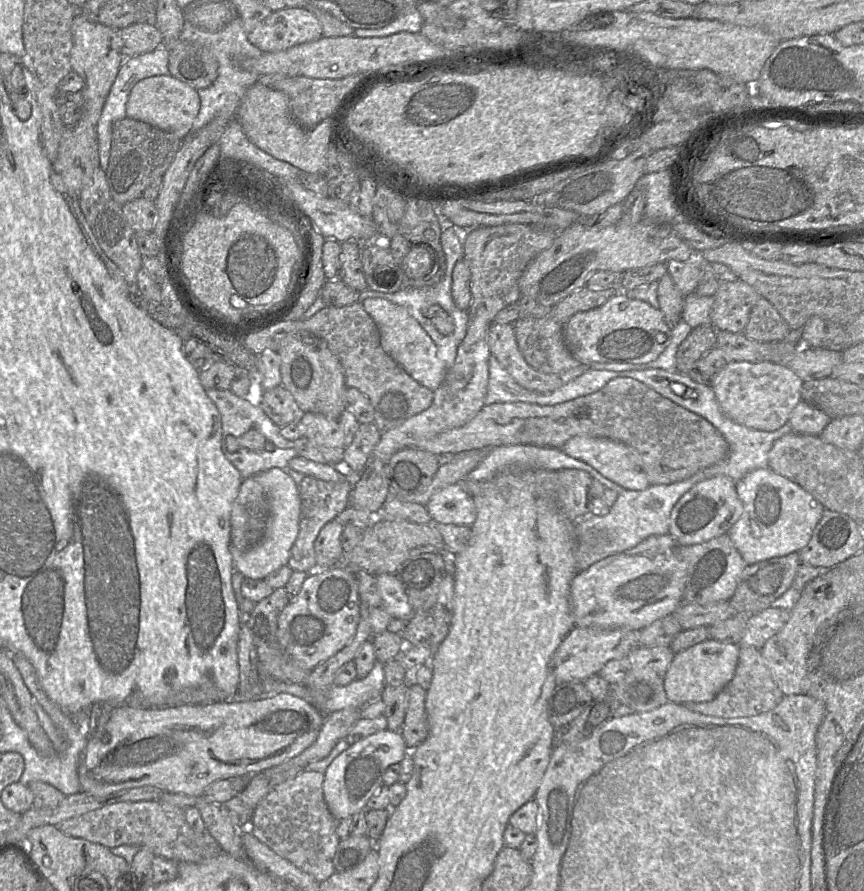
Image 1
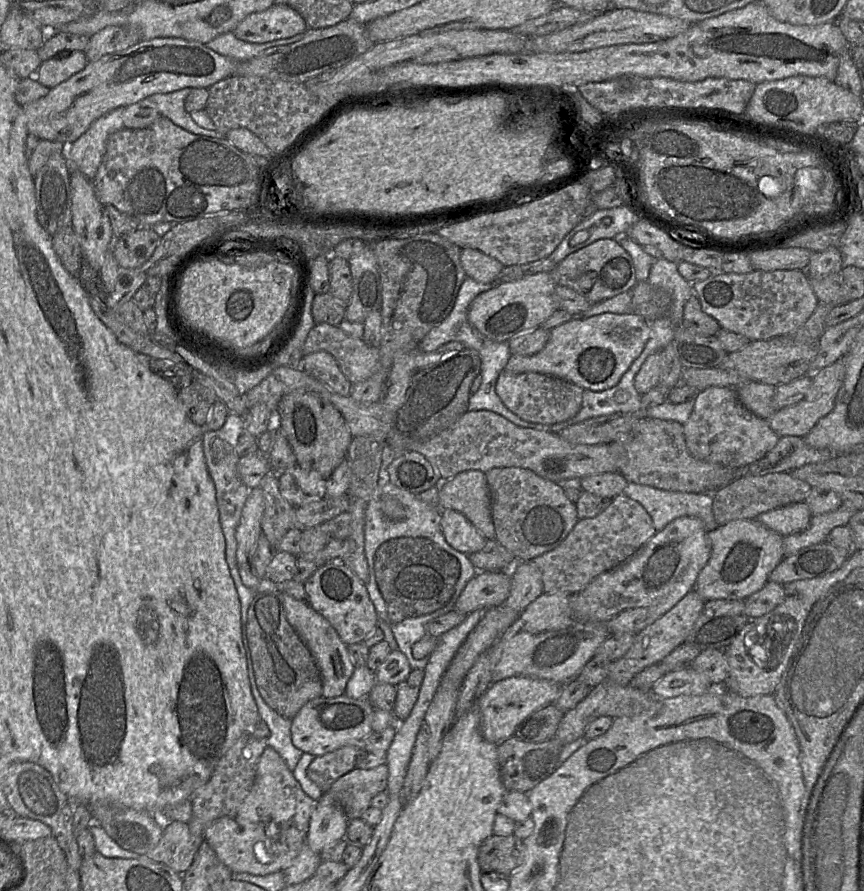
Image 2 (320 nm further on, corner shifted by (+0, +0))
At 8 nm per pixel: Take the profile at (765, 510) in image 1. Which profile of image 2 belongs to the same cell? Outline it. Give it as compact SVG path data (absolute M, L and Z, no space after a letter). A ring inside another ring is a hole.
M738 519L718 526L708 532L711 544L711 556L698 574L694 590L705 600L714 599L746 599L759 591L765 583L771 571L785 557L783 554L783 536L767 528L757 519Z

